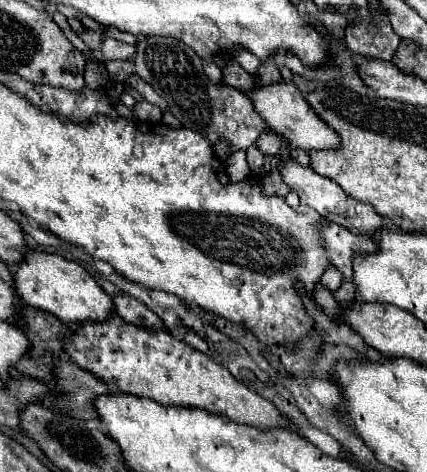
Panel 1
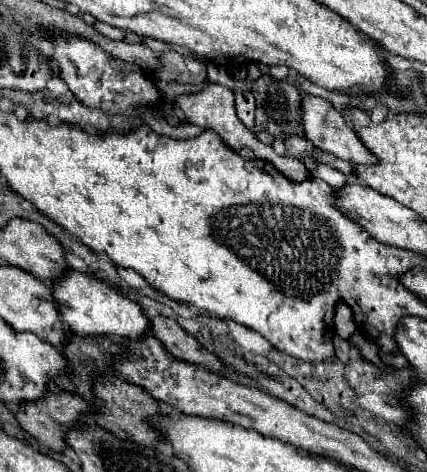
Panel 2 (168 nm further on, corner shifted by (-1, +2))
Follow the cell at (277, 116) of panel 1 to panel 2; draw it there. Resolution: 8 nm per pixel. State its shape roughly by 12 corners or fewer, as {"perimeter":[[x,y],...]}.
{"perimeter":[[302,97],[308,141],[352,165],[374,165],[330,101]]}

